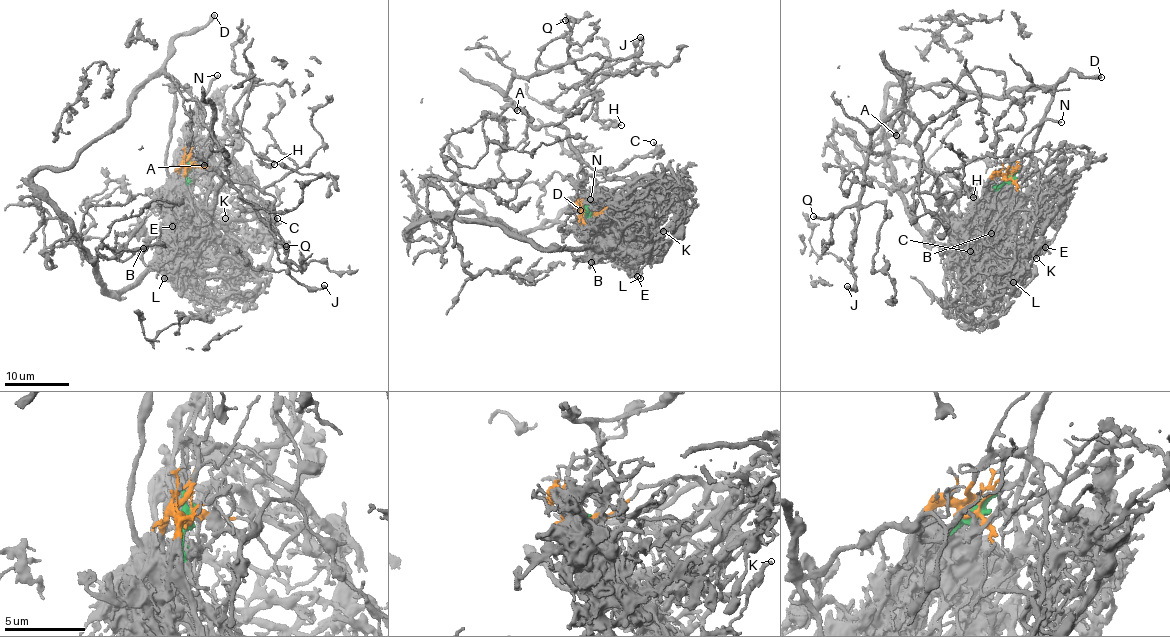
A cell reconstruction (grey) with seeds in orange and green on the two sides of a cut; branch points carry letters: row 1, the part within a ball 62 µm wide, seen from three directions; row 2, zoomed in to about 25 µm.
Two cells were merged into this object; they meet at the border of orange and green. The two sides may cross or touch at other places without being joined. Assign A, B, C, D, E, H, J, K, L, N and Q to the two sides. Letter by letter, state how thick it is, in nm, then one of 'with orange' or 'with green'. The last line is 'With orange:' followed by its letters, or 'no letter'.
A: calibre 500 nm; with green
B: calibre 200 nm; with orange
C: calibre 140 nm; with green
D: calibre 480 nm; with orange
E: calibre 170 nm; with orange
H: calibre 320 nm; with green
J: calibre 400 nm; with green
K: calibre 240 nm; with orange
L: calibre 130 nm; with orange
N: calibre 240 nm; with orange
Q: calibre 260 nm; with green
With orange: B, D, E, K, L, N

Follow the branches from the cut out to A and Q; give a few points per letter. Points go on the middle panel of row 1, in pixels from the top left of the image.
A: (589, 212), (593, 178), (566, 130), (528, 118), (523, 141), (505, 146), (493, 117), (517, 111)
Q: (589, 212), (593, 178), (566, 130), (531, 125), (507, 96), (516, 77), (567, 61), (565, 19)

